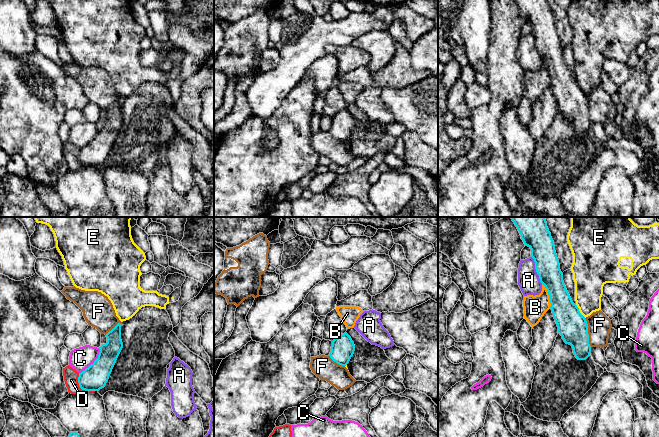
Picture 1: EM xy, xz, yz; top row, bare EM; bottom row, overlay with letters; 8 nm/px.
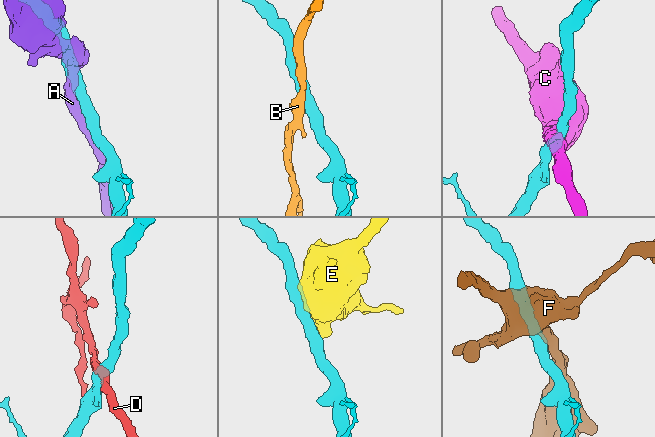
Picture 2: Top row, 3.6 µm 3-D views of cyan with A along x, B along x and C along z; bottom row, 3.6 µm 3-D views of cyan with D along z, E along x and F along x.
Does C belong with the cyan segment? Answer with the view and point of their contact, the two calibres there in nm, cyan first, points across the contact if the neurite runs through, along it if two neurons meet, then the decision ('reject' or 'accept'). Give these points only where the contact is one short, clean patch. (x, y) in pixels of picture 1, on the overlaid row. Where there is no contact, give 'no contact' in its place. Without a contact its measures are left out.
contact xy (94, 362); calibres 200 and 180 nm; border xy (99, 348), (97, 358), (79, 373); reject

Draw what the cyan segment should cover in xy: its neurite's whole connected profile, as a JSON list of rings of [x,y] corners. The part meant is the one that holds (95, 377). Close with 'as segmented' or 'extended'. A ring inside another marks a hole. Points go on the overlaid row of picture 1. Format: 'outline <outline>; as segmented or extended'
outline [[[118,323],[106,334],[107,343],[101,344],[98,358],[84,371],[79,373],[78,383],[82,390],[99,391],[104,388],[116,360],[123,348],[121,324]]]; as segmented

